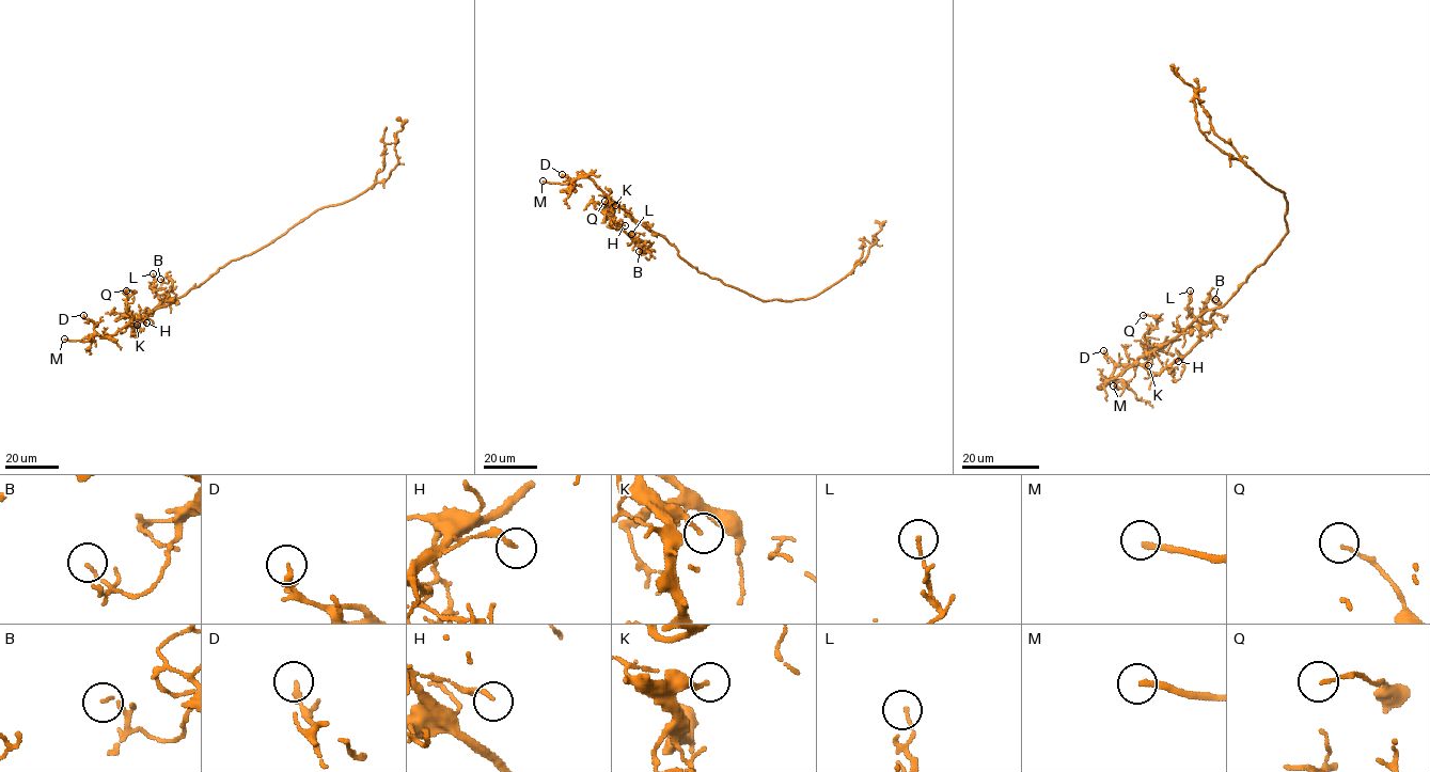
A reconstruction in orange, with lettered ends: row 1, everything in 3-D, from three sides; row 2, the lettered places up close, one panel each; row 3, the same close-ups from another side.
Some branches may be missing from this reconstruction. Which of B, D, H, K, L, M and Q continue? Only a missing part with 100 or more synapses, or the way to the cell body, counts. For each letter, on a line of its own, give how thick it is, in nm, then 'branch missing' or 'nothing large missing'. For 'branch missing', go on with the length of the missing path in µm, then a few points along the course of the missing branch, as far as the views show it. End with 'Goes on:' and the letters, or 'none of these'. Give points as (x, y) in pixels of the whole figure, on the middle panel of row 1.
B: 90 nm thick; nothing large missing
D: 200 nm thick; nothing large missing
H: 140 nm thick; nothing large missing
K: 160 nm thick; nothing large missing
L: 100 nm thick; nothing large missing
M: 220 nm thick; branch missing; about 35 µm are missing
Q: 100 nm thick; nothing large missing
Goes on: M

